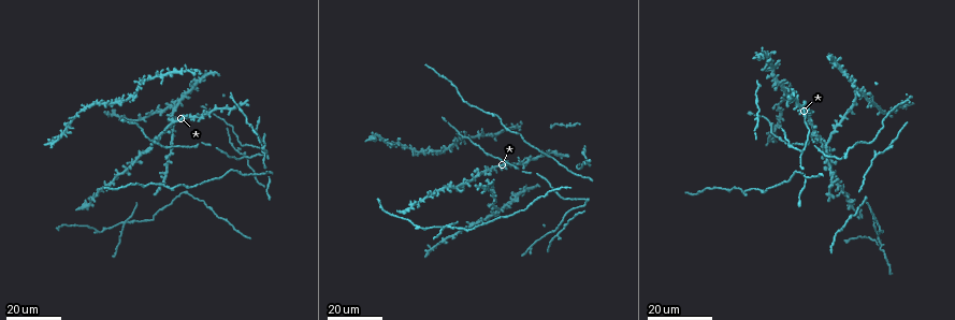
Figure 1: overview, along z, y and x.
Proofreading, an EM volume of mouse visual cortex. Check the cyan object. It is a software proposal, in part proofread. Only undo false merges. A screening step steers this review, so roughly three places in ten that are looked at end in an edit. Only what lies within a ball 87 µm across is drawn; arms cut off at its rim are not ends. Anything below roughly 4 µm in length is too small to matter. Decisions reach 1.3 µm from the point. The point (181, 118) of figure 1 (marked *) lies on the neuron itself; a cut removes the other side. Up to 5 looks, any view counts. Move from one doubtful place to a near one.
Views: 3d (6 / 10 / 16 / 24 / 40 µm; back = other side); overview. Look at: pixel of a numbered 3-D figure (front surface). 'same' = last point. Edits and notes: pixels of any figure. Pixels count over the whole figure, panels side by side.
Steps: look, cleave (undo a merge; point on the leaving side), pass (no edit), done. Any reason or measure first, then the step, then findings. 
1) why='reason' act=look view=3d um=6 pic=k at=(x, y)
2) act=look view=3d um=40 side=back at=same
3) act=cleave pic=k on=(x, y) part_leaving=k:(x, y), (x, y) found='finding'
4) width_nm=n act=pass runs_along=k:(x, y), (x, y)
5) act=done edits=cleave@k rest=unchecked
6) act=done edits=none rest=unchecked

why='side arm on a straight run' act=look view=3d um=24 pic=1 at=(478, 169)

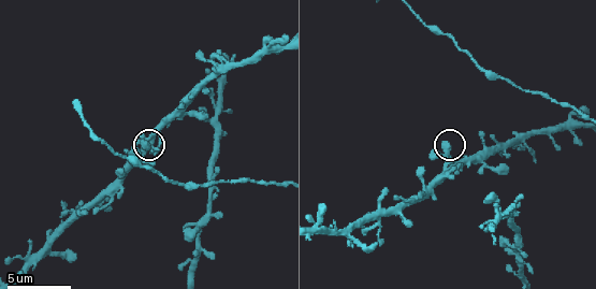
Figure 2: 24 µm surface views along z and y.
act=look view=3d um=10 pic=2 at=(446, 156)

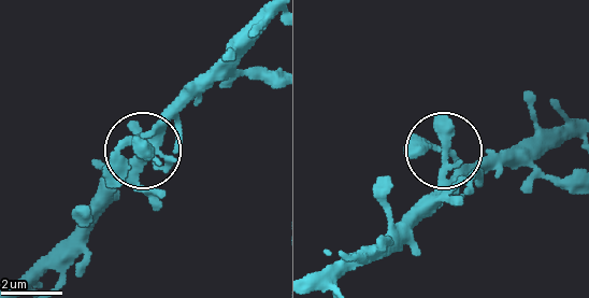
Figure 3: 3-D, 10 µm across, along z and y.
why='zoom in' act=look view=3d um=6 pic=3 at=(446, 148)

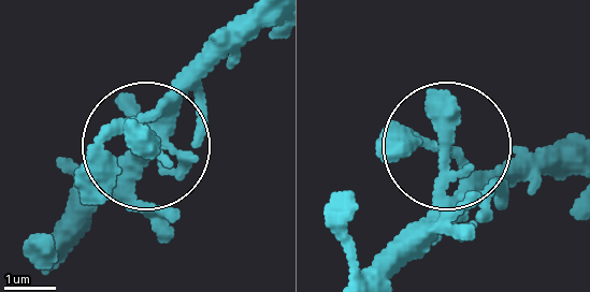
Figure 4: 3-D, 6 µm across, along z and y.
width_nm=260 act=pass found='one neuron here'

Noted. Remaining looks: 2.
why='four-way junction' act=look view=3d um=16 pic=1 at=(455, 144)

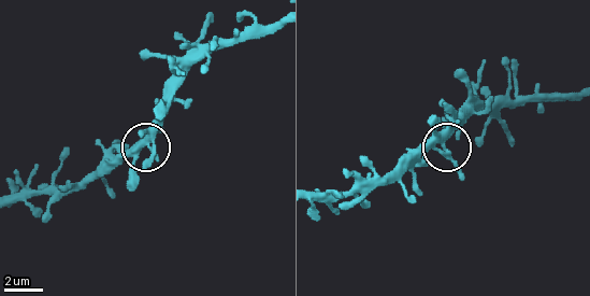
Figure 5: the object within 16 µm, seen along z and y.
why='zoom in' act=look view=3d um=6 pic=5 at=(129, 149)

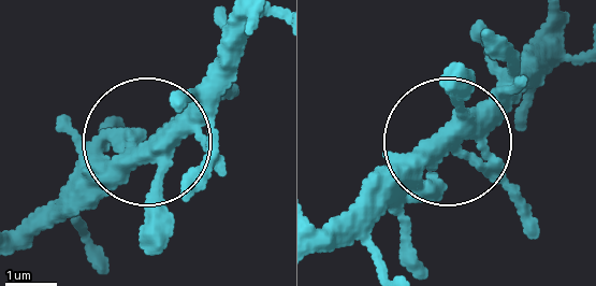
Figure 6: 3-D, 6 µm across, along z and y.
side_arm_um=34 arms=4 act=pass found='one neuron here'

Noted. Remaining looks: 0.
act=done edits=none rest=unchecked

